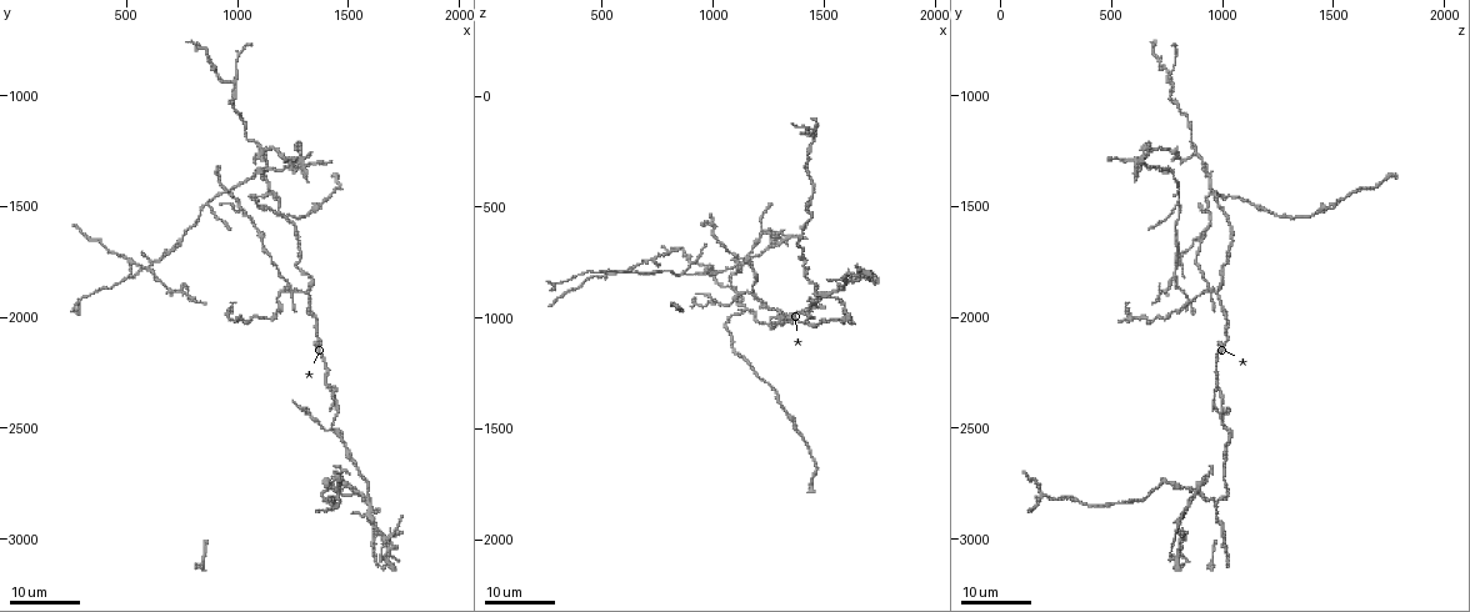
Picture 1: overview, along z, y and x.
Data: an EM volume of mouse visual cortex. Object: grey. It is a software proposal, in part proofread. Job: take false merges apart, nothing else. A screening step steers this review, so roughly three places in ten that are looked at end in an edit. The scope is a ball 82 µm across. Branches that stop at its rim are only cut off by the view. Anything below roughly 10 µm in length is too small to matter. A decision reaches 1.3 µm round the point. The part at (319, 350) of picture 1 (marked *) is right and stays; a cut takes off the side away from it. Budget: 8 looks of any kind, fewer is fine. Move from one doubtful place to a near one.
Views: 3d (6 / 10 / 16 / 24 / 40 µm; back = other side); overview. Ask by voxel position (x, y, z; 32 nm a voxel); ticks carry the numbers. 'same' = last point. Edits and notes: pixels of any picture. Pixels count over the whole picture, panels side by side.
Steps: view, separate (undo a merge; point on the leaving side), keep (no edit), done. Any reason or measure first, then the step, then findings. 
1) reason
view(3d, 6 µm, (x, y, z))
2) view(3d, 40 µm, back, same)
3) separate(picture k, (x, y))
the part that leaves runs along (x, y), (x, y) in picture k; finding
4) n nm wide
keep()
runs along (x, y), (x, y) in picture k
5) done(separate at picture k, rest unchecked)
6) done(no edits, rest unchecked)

thick turns thin
view(3d, 24 µm, (1520, 2640, 1020))

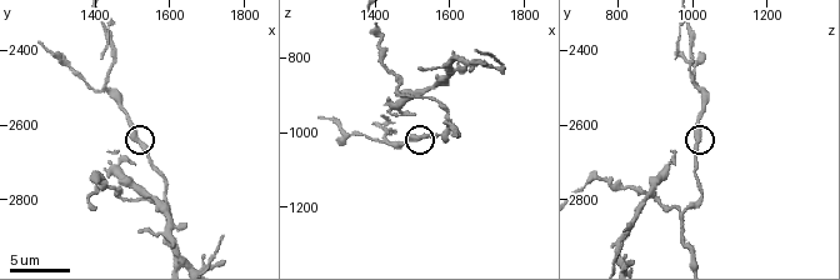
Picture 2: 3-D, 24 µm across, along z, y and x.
view(3d, 10 µm, (1520, 2660, 1010))

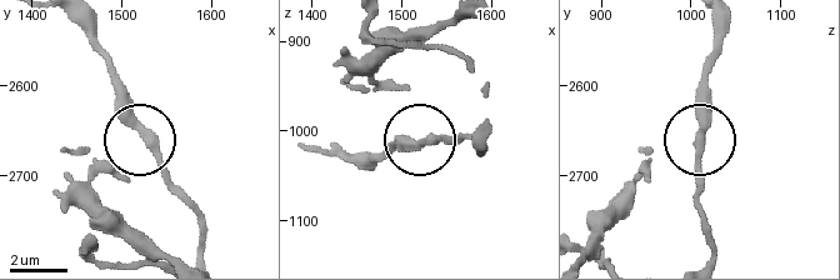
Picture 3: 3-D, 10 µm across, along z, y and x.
keep()
runs along (715, 26), (696, 196) in picture 3; all the same neuron

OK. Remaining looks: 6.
looks like a crossing
view(3d, 10 µm, (1530, 2780, 890))

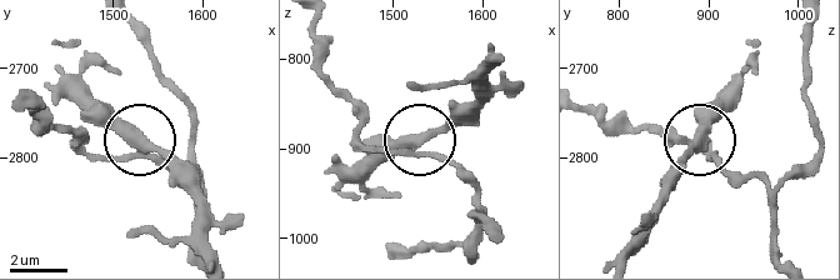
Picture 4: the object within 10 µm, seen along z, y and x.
4 arms
keep()
runs along (811, 26), (814, 155), (766, 181), (699, 144), (660, 189) in picture 4; all the same neuron

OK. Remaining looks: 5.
four or more arms meet
view(3d, 24 µm, (1230, 1860, 940))

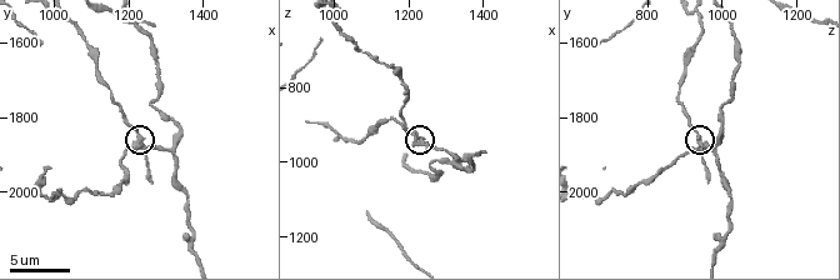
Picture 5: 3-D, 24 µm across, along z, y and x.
view(3d, 10 µm, (1240, 1860, 940))

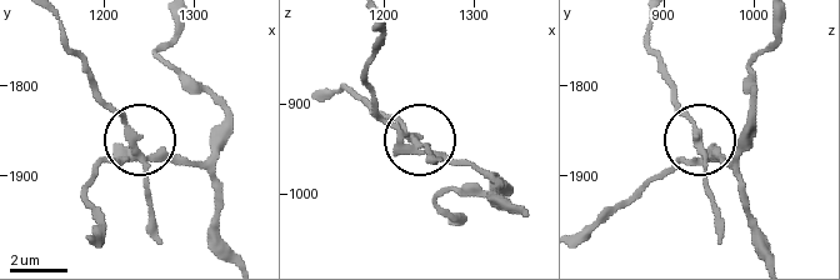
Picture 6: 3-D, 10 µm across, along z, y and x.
4 arms
separate(picture 6, (125, 114))
the part that leaves runs along (134, 153), (131, 126), (63, 26) in picture 6; two neurons meet here

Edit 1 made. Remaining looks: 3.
thin arm on a thick one
view(3d, 24 µm, (1150, 1440, 960))

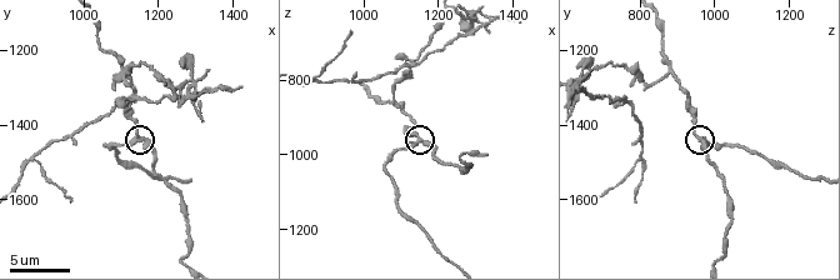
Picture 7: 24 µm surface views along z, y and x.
closer look
view(3d, 10 µm, (1140, 1440, 960))

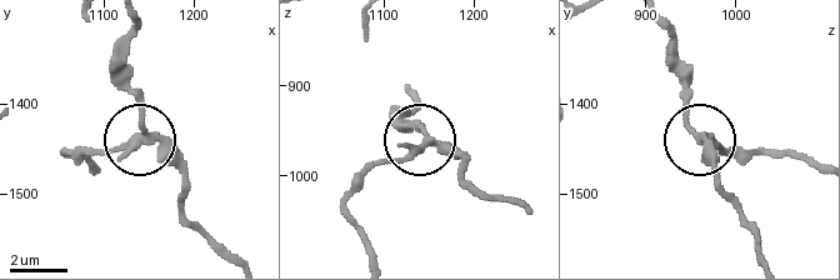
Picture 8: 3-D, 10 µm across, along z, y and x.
keep()
runs along (224, 253), (159, 153), (83, 156) in picture 8; one neuron here

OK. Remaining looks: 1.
done(separate at picture 6, rest unchecked)

